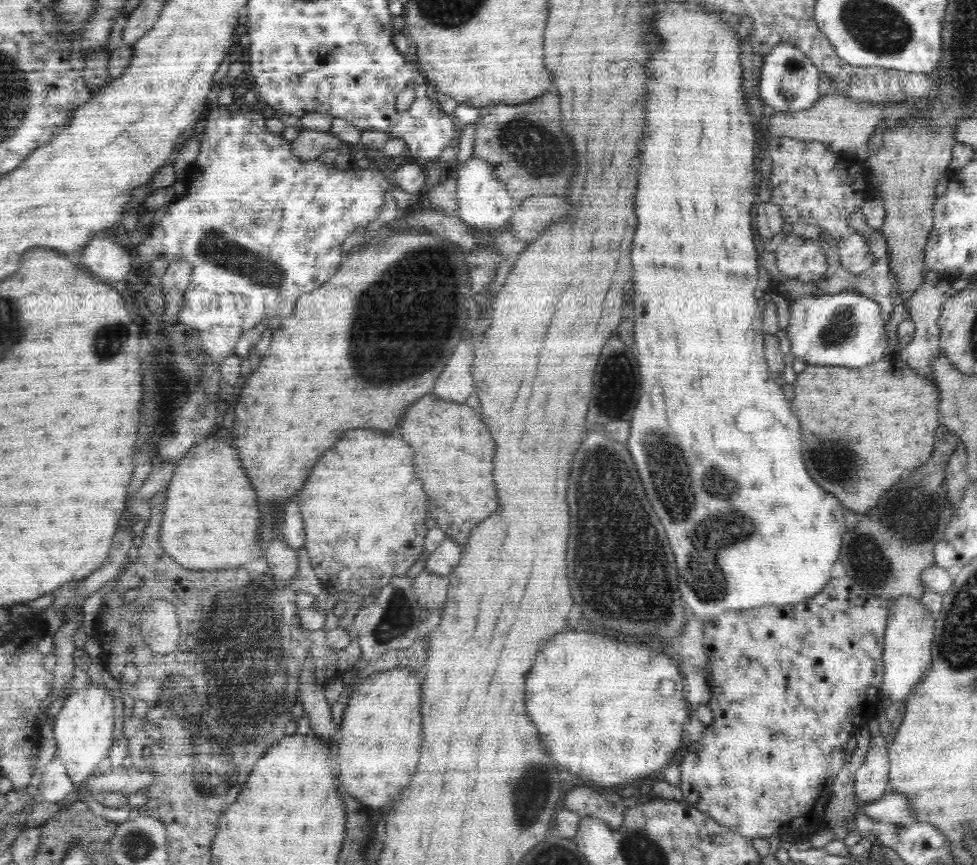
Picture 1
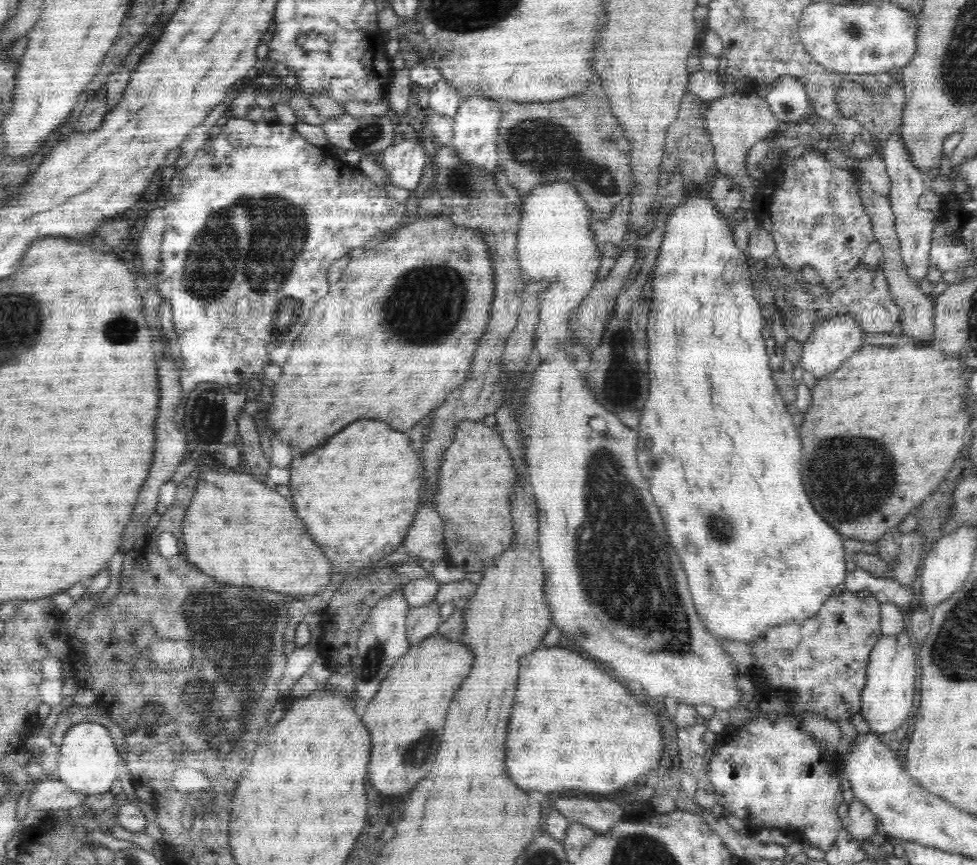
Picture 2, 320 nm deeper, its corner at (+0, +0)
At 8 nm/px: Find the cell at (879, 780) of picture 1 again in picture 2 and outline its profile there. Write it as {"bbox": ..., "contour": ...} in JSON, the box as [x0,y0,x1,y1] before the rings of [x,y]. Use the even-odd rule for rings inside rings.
{"bbox":[841,799,882,842],"contour":[[[853,799],[849,811],[841,816],[842,825],[855,841],[878,842],[882,838],[877,816],[859,800]]]}

